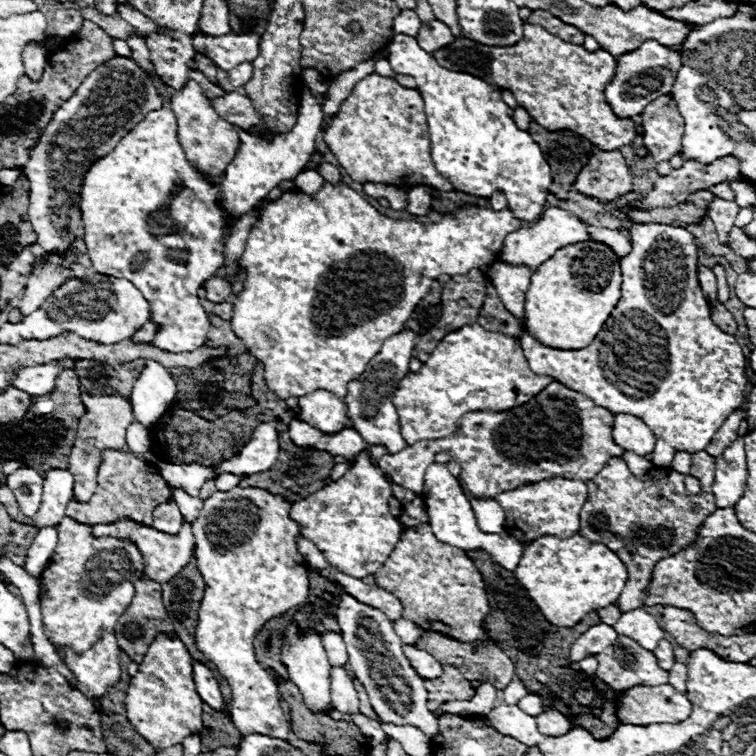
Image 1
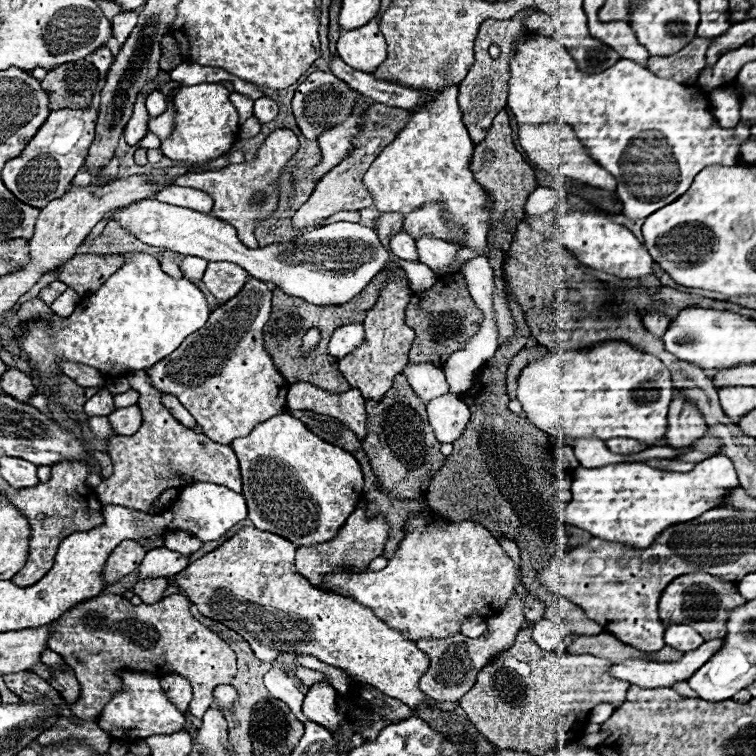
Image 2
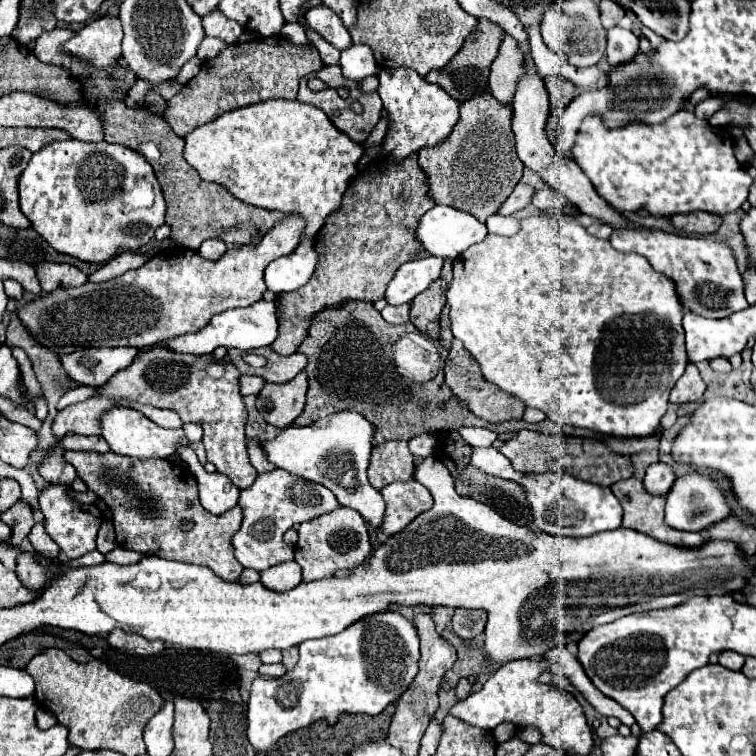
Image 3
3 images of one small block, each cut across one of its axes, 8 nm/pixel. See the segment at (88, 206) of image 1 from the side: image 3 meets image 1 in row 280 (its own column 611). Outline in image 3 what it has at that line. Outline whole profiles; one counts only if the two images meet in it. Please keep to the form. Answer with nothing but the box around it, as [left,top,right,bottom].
[572,110,752,218]

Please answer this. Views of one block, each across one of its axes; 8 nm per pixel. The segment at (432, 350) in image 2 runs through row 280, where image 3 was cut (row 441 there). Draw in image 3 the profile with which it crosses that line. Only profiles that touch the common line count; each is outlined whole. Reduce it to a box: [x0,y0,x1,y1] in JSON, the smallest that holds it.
[434,430,532,526]

